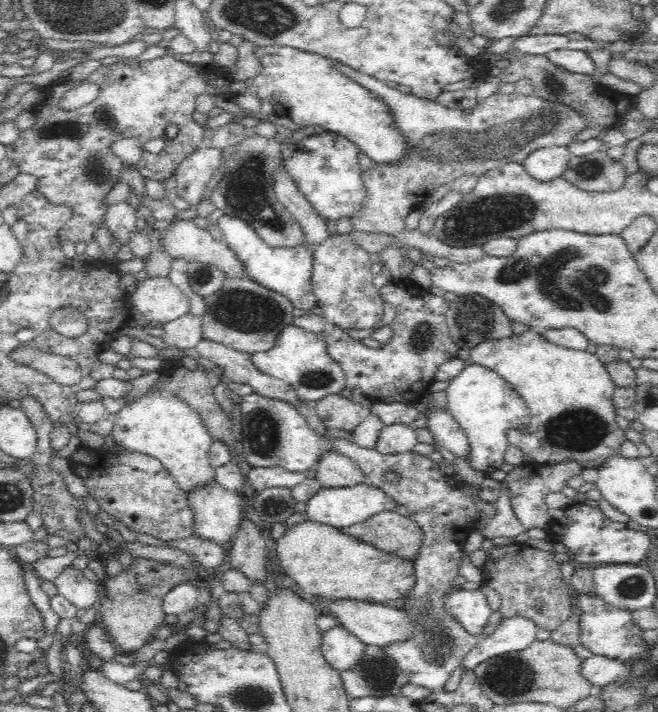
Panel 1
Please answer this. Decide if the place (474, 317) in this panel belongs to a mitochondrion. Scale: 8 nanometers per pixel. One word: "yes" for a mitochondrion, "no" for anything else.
yes

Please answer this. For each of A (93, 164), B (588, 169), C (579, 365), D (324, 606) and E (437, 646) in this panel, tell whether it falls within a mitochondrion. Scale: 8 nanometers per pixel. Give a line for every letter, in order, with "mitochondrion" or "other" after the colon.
A: mitochondrion
B: mitochondrion
C: other
D: other
E: mitochondrion

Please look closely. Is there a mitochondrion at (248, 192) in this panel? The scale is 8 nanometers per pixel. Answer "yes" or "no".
yes

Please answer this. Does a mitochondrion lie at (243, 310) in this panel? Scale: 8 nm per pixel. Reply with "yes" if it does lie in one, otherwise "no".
yes

